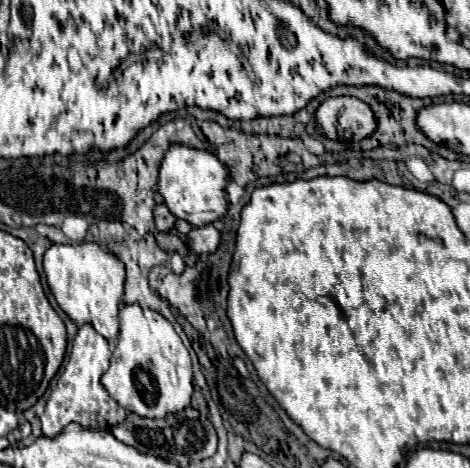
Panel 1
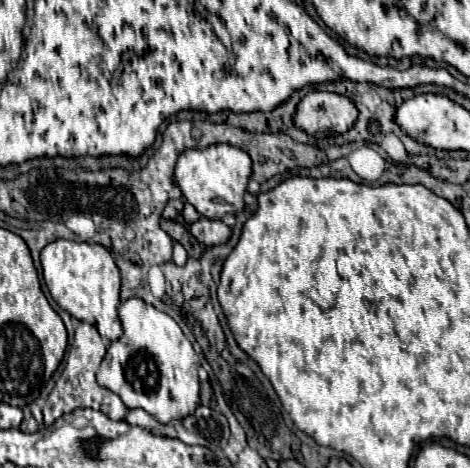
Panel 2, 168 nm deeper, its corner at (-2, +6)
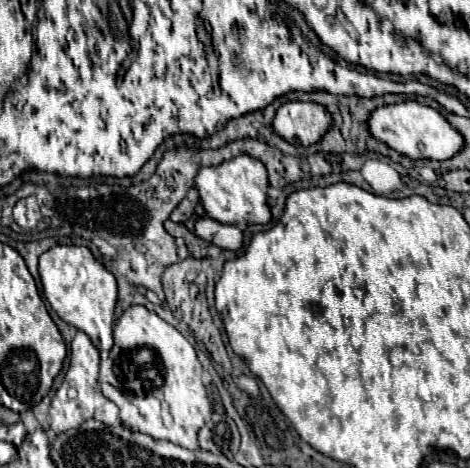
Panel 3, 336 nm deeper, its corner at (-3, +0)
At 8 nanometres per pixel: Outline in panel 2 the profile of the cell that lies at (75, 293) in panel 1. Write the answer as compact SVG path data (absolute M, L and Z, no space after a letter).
M54 240L44 246L40 260L48 292L62 310L70 312L76 320L96 326L106 342L118 340L122 336L122 324L118 320L120 270L108 248L88 242Z

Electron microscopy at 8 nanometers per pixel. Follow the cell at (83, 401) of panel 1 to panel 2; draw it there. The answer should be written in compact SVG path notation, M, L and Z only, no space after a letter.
M80 322L78 328L76 328L76 336L74 336L74 344L70 346L70 354L68 354L68 362L66 362L66 368L60 376L60 380L56 382L54 390L50 392L48 396L48 402L44 406L44 424L50 426L54 420L58 420L62 414L68 414L68 412L74 412L78 408L92 408L92 410L100 410L104 412L110 420L122 420L126 416L126 406L122 404L122 400L102 388L98 382L96 382L96 372L98 372L98 366L102 362L106 354L106 344L104 340L100 338L98 330L92 326L92 324L86 324L86 322Z

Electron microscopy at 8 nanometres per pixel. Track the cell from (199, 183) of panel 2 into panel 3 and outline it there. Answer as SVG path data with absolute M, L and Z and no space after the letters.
M239 154L229 162L219 166L201 168L195 186L201 196L201 204L207 210L207 216L223 224L267 224L271 220L271 210L267 204L267 168L249 154Z

